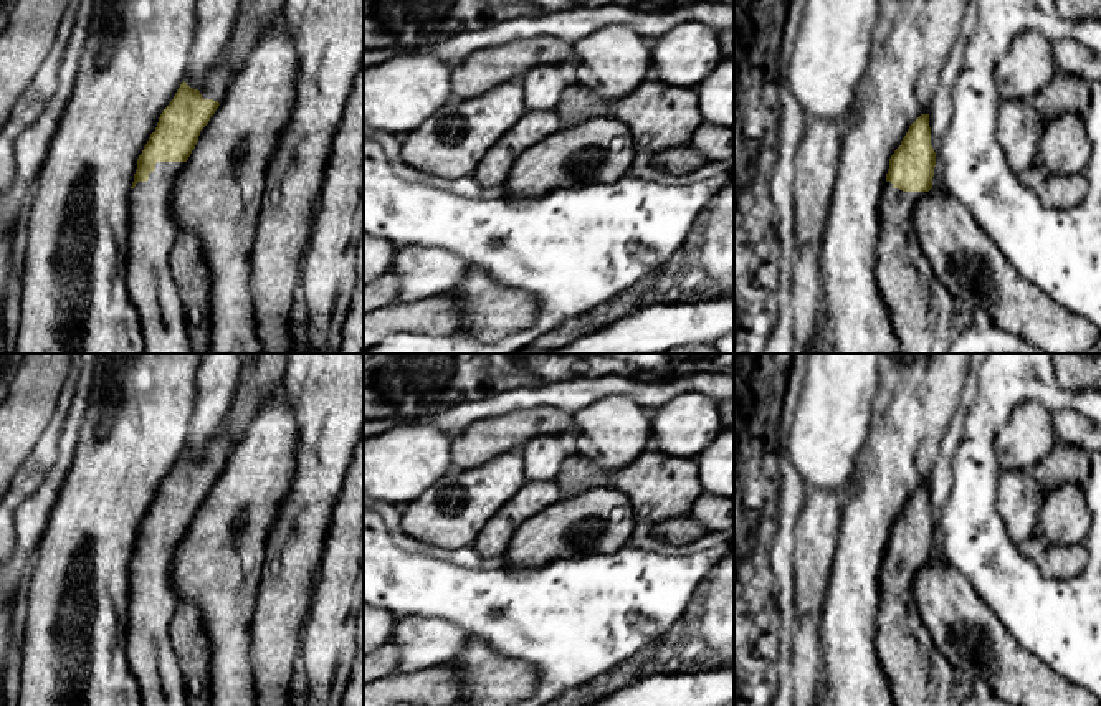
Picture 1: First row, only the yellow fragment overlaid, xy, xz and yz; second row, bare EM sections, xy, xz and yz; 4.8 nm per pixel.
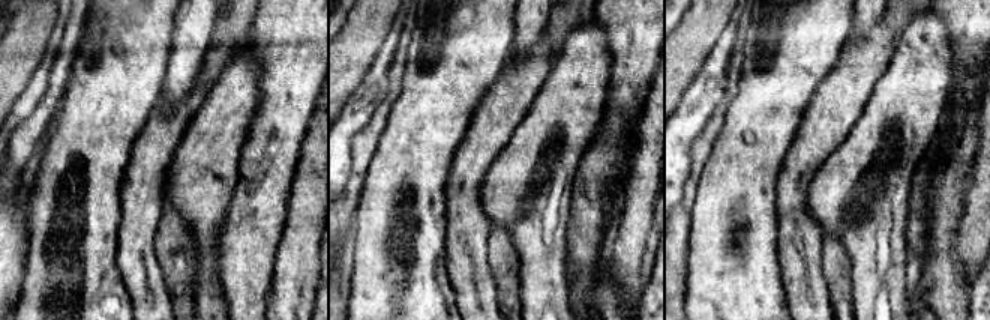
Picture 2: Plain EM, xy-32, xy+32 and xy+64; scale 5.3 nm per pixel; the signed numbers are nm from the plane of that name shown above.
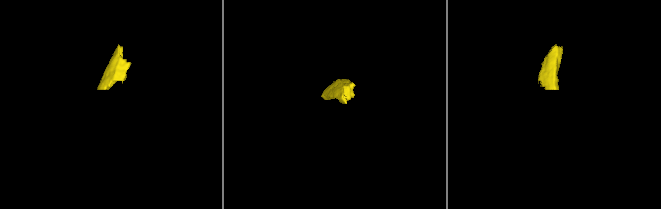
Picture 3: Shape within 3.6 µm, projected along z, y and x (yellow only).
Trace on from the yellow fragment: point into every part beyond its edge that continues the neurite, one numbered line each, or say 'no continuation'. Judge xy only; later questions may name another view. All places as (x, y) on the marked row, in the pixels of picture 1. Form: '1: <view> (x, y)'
1: xy (219, 80)
2: xy (152, 232)

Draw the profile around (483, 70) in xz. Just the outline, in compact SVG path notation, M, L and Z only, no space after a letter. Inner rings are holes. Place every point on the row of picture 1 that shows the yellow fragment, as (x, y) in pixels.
M552 36L512 40L506 45L483 48L453 66L451 96L478 98L503 83L522 81L534 66L560 66L572 61L572 55L572 43Z

